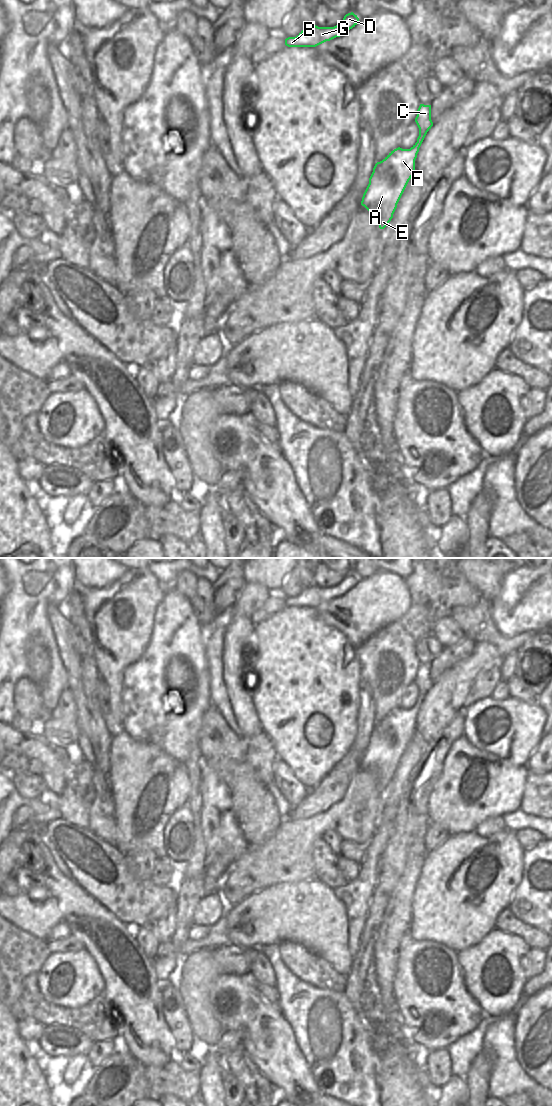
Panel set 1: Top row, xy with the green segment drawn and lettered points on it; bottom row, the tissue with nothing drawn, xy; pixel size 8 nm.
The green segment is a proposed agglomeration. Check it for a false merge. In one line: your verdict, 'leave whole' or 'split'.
leave whole

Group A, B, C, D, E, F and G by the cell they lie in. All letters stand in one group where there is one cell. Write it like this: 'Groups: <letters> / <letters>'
Groups: A B C D E F G

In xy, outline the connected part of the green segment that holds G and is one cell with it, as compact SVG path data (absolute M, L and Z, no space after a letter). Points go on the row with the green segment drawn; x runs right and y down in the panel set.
M351 12L346 14L343 20L334 27L318 27L316 25L306 27L296 37L286 38L285 45L288 47L316 47L344 35L358 22L357 15Z

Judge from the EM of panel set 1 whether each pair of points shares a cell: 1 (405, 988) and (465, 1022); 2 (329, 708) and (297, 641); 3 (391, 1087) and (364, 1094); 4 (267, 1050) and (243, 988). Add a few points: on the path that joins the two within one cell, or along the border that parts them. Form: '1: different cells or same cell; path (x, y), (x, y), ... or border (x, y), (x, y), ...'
1: same cell; path (420, 991), (439, 1008), (450, 1012)
2: same cell; path (312, 691), (307, 686), (307, 672), (299, 658)
3: different cells; border (376, 1068), (376, 1085), (379, 1095)
4: same cell; path (263, 1035), (259, 1021), (243, 1003)

